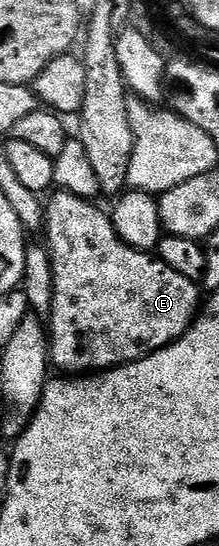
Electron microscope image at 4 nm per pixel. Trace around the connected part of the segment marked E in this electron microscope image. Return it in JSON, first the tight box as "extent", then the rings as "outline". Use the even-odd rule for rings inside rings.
{"extent":[43,191,203,375],"outline":[[[60,191],[54,192],[48,198],[45,207],[43,237],[46,237],[44,240],[47,242],[49,258],[53,264],[53,309],[47,318],[47,332],[49,334],[49,356],[54,370],[65,375],[85,375],[90,371],[116,369],[118,365],[129,365],[133,361],[143,359],[147,355],[167,347],[172,341],[177,341],[189,330],[193,318],[197,316],[199,306],[203,301],[203,296],[201,297],[202,290],[199,288],[198,282],[187,279],[187,275],[179,275],[179,271],[167,267],[167,263],[163,263],[152,252],[143,249],[132,249],[130,245],[123,243],[123,239],[119,239],[119,235],[115,231],[112,216],[106,210],[104,213],[97,206],[97,203],[83,199],[79,195],[71,195]]]}

